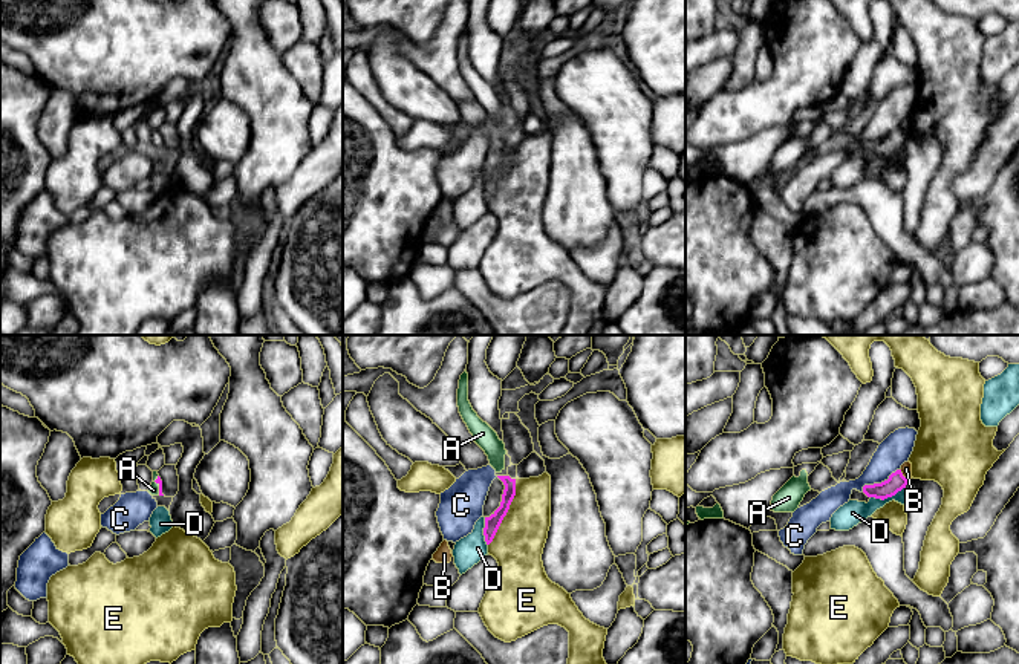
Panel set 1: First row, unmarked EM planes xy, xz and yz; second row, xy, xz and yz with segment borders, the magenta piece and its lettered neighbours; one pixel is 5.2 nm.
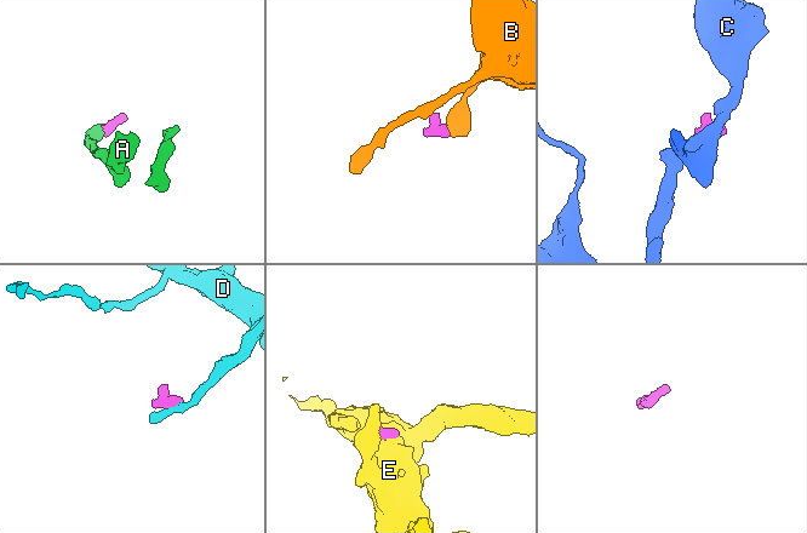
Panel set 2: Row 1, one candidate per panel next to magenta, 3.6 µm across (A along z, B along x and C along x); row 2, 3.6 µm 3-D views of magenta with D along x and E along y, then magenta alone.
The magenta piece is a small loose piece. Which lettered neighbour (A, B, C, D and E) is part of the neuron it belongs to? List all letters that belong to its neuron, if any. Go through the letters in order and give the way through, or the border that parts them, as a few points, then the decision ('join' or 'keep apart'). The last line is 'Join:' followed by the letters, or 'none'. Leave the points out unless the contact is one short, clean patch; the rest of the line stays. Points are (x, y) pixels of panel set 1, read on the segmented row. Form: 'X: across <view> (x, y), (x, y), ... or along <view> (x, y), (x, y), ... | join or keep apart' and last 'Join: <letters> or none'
A: across xy (158, 481), (159, 485), (153, 490) | join
B: along yz (900, 468), (908, 479) | keep apart
C: along yz (898, 468), (880, 482), (866, 484), (862, 491) | keep apart
D: along yz (905, 487), (883, 499), (871, 498) | keep apart
E: keep apart
Join: A

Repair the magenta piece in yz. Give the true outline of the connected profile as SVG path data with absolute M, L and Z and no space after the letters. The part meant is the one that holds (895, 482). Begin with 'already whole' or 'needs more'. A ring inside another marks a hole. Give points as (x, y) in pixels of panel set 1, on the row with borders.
already whole; M897 470L895 473L892 473L889 476L887 480L884 480L881 483L864 485L863 493L868 497L875 497L875 499L884 500L887 497L895 496L903 488L906 488L906 485L907 485L907 479L903 476L901 470Z

